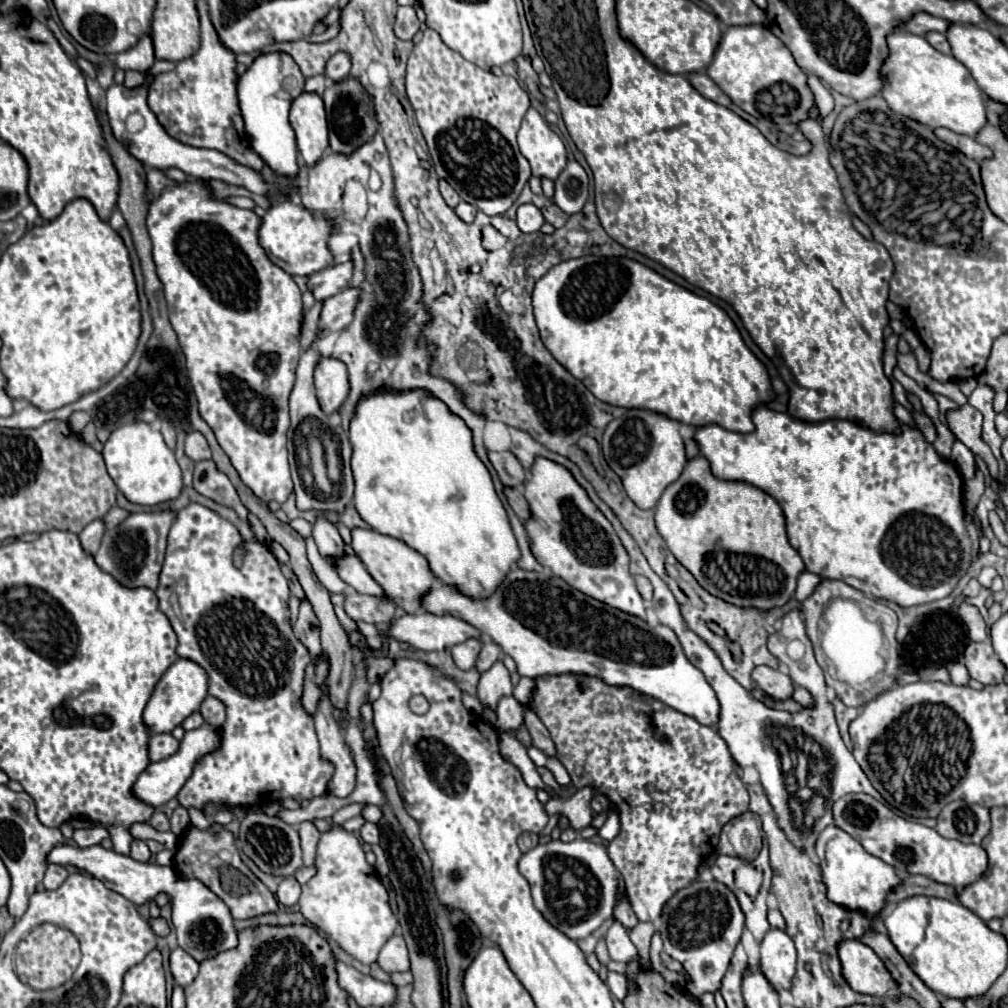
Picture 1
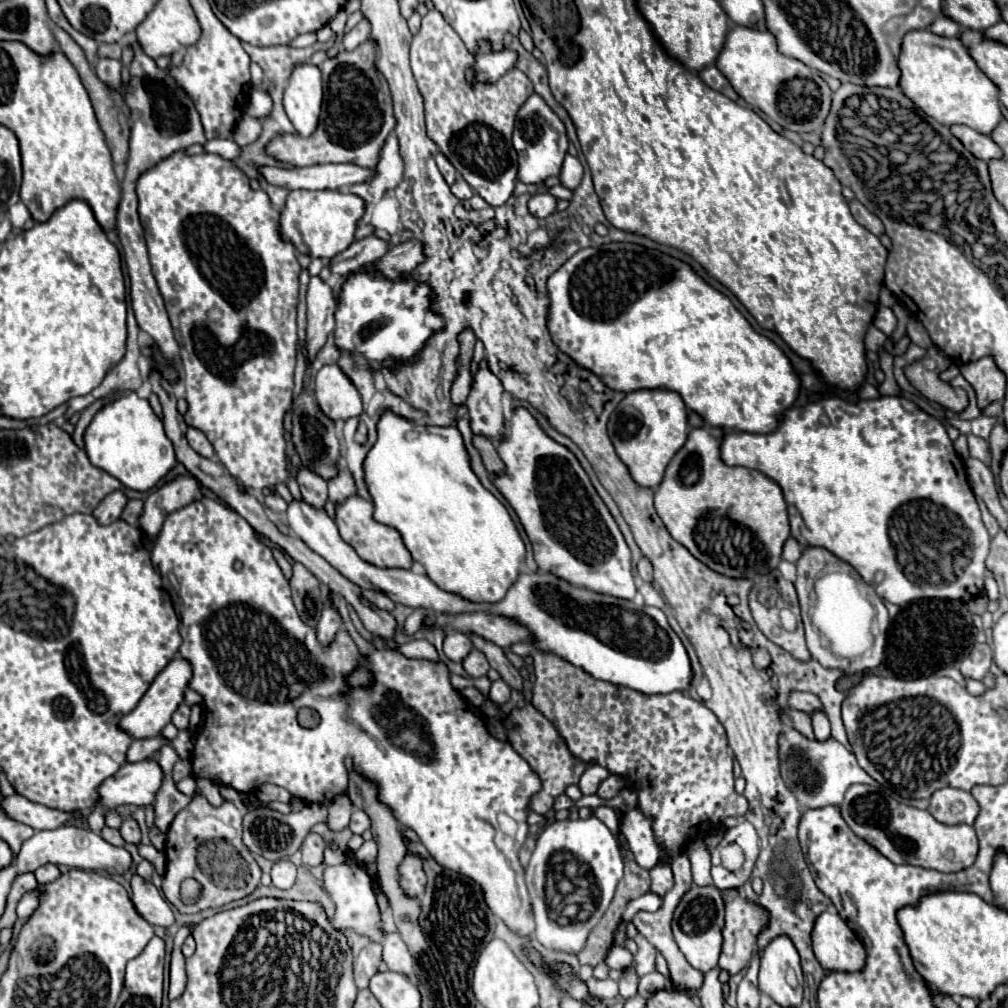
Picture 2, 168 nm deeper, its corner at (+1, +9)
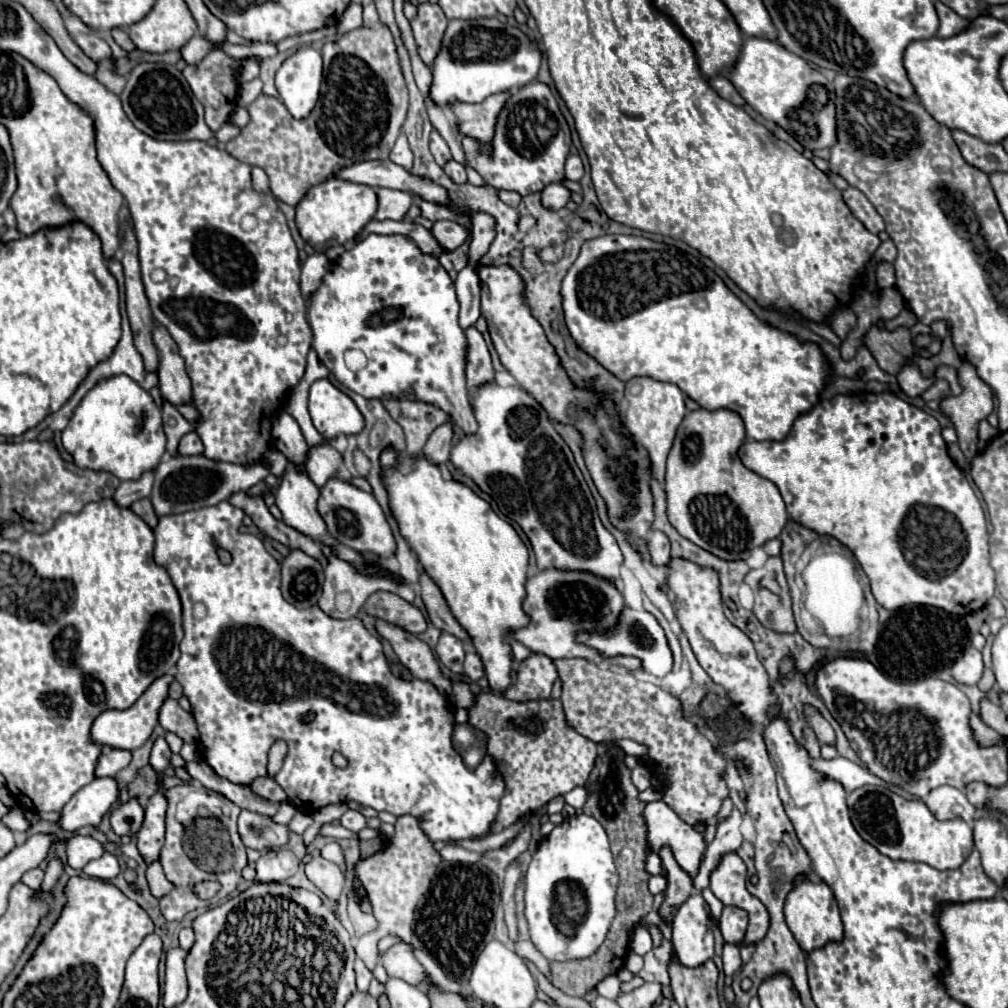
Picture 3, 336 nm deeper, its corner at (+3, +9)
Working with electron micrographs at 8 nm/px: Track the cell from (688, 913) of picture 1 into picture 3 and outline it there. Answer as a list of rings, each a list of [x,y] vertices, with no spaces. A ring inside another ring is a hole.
[[[692,894],[682,908],[678,908],[672,922],[672,948],[682,964],[694,968],[714,956],[710,922],[710,910],[702,894]]]

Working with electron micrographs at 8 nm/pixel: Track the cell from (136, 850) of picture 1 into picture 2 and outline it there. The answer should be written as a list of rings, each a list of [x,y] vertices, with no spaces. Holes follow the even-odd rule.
[[[124,818],[122,826],[120,826],[120,834],[126,842],[132,842],[132,844],[140,842],[140,828],[138,828],[134,818]]]

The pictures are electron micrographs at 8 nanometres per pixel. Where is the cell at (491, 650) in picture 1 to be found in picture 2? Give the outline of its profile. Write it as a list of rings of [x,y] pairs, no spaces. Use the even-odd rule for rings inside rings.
[[[472,650],[472,652],[464,658],[462,666],[464,666],[466,674],[468,674],[468,676],[472,676],[472,678],[486,676],[486,672],[490,670],[490,664],[488,664],[486,656],[484,656],[482,652],[478,652],[478,650]]]

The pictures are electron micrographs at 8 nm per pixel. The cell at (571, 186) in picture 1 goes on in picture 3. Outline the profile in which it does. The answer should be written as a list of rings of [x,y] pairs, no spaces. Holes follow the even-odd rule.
[[[570,154],[568,160],[566,160],[566,178],[568,178],[568,180],[580,180],[582,174],[584,174],[582,160],[580,160],[578,156]]]

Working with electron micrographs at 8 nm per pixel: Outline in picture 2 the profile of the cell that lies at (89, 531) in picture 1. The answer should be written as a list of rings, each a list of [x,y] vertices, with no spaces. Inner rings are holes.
[[[124,490],[112,492],[112,494],[108,494],[108,496],[98,504],[98,508],[94,510],[94,518],[96,518],[100,524],[110,524],[110,522],[114,522],[114,520],[120,518],[126,502],[128,502],[128,496],[124,494]]]

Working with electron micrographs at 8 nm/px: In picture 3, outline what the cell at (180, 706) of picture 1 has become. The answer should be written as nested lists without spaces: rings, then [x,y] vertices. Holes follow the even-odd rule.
[[[164,674],[160,678],[156,678],[150,688],[126,710],[118,712],[102,712],[102,716],[98,716],[98,720],[94,720],[92,724],[92,736],[94,742],[102,744],[102,746],[114,746],[114,748],[124,748],[124,750],[136,750],[140,748],[154,732],[154,726],[158,724],[158,712],[164,704],[164,700],[168,698],[168,688],[174,682],[174,676]]]

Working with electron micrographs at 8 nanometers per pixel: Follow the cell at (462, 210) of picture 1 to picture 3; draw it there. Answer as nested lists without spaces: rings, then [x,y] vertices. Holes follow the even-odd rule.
[[[450,160],[446,166],[444,166],[444,172],[452,178],[452,182],[456,182],[456,184],[466,184],[468,180],[466,180],[466,170],[464,170],[464,166],[462,164],[458,164],[458,162],[454,162],[454,160]]]

